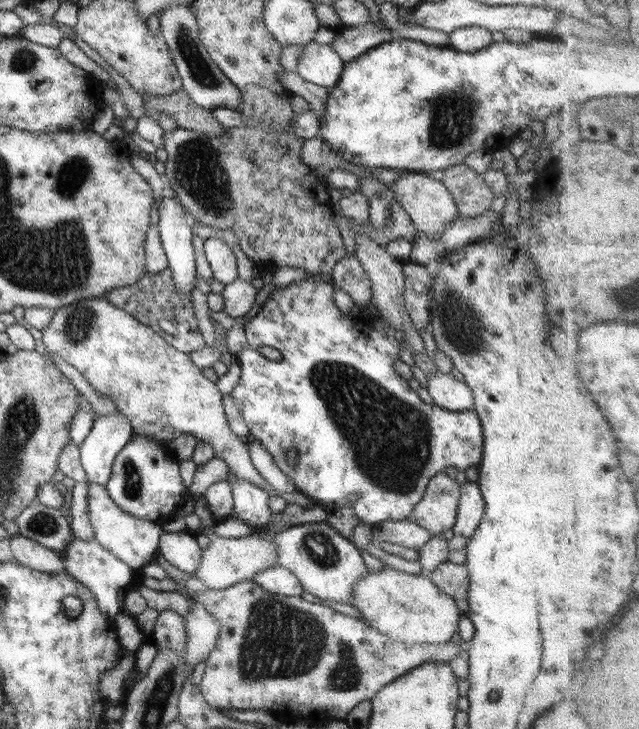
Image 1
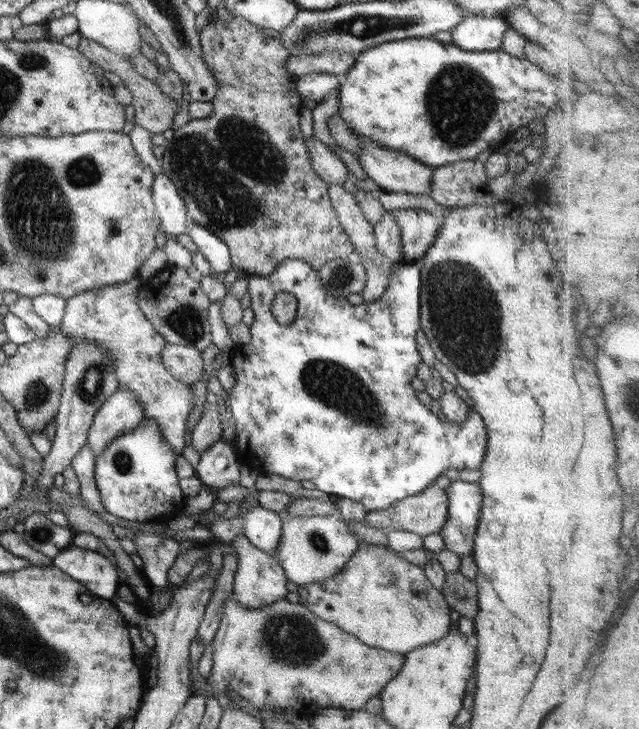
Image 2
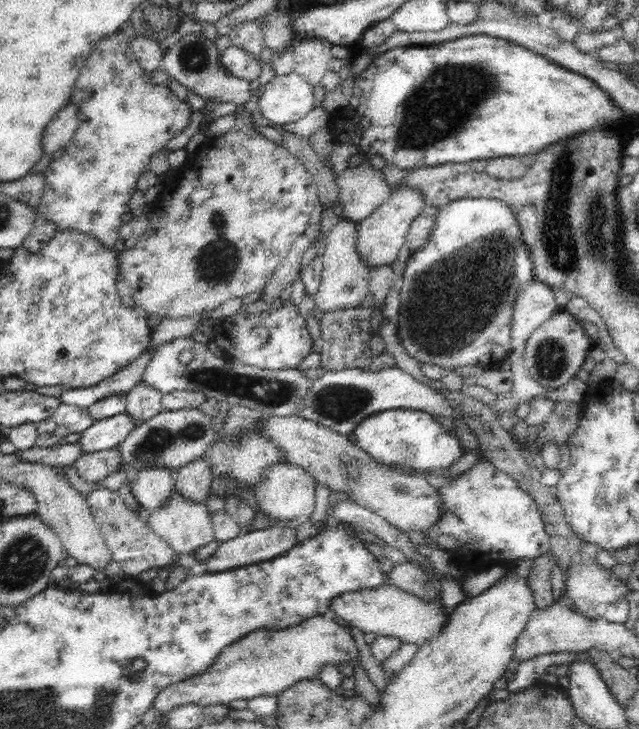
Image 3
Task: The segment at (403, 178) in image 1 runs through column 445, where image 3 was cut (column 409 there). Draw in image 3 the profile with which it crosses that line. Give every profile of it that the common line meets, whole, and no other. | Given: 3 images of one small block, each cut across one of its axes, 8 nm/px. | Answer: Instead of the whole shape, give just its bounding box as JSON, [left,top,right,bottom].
[356,186,426,269]

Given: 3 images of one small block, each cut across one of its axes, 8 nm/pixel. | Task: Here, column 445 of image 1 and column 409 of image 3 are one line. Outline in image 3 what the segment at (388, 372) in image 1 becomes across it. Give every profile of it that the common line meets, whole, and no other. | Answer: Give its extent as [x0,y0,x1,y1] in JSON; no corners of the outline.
[353,410,465,472]

